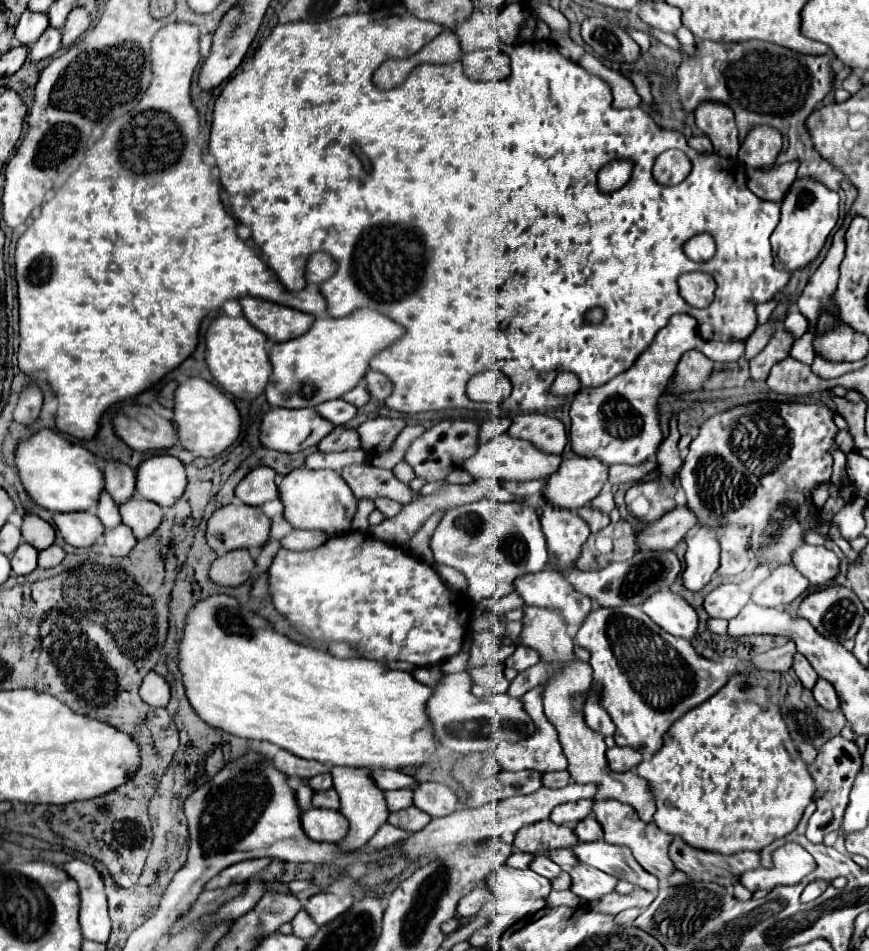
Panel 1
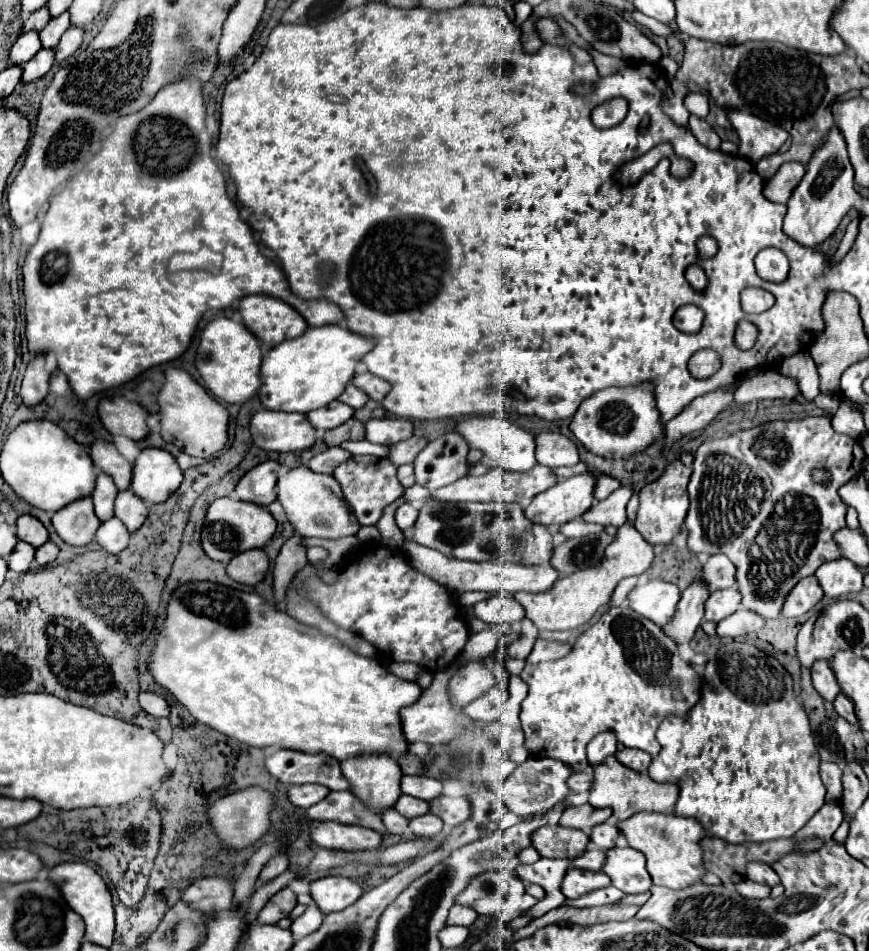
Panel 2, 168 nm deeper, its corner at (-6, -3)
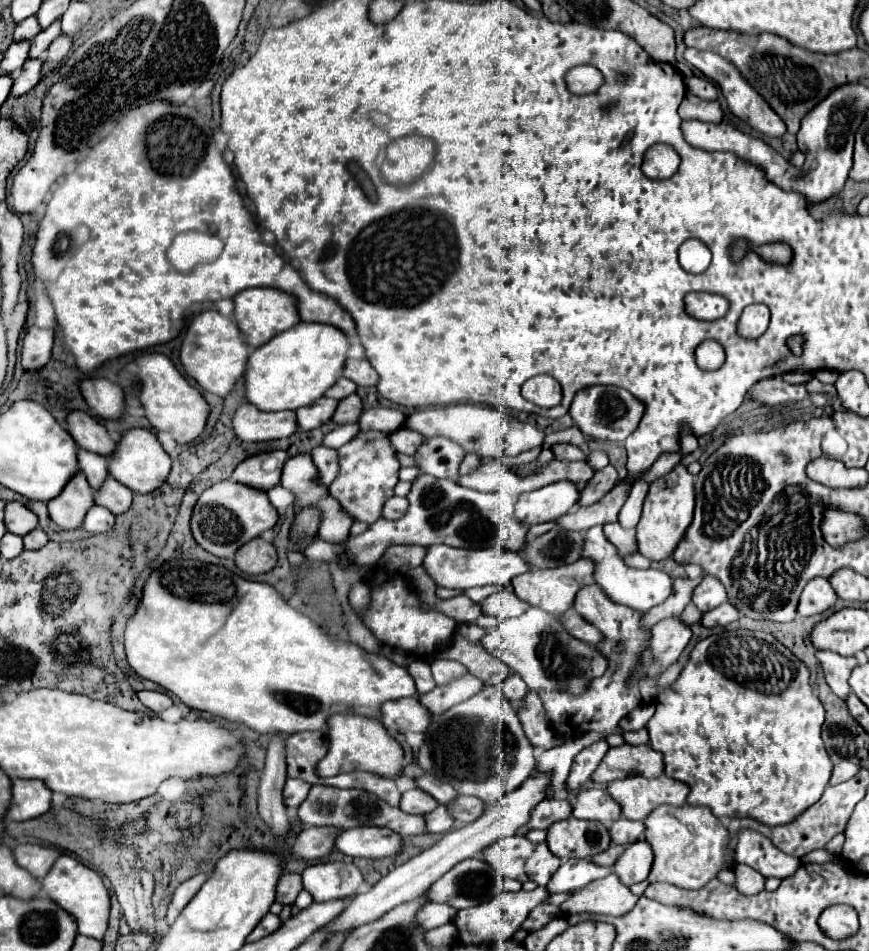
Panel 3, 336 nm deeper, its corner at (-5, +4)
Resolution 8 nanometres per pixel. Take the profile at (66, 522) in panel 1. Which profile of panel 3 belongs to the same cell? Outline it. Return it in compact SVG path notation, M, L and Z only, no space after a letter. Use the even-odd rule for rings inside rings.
M78 472L70 484L48 502L48 514L62 530L78 530L82 526L82 520L86 512L94 506L94 492L88 484L88 480Z

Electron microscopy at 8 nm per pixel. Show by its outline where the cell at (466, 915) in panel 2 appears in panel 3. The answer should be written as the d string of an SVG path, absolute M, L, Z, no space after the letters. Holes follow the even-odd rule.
M428 902L420 912L418 912L418 924L426 926L428 930L448 924L456 918L456 908L452 908L450 904L436 904L436 902Z

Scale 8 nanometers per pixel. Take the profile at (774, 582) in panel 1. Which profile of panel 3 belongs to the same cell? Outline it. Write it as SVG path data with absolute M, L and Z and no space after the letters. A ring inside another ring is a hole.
M812 578L806 588L802 590L802 596L798 600L798 614L800 616L814 616L822 614L830 606L834 606L836 594L826 578Z

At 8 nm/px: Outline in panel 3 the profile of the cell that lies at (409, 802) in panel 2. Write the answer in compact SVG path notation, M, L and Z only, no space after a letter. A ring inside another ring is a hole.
M412 788L402 794L400 810L408 814L424 814L424 812L432 812L434 808L438 808L438 802L430 794L422 792L420 788Z

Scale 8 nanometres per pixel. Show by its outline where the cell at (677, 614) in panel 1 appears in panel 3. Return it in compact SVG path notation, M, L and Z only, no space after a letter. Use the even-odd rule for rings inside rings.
M594 526L586 532L586 548L584 548L582 556L596 560L596 572L594 572L596 584L600 584L604 588L604 592L618 604L630 606L638 612L648 612L650 608L662 604L672 592L672 578L664 570L658 570L658 568L648 568L648 570L628 568L624 564L624 560L620 560L616 548L604 538L602 526Z

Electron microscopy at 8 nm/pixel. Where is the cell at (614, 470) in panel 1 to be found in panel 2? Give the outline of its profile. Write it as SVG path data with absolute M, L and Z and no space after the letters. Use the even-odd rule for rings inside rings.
M599 473L599 475L597 475L597 481L595 481L595 501L605 499L605 497L611 495L619 485L621 485L621 483L619 483L615 477L611 477L611 475L607 475L607 473Z

